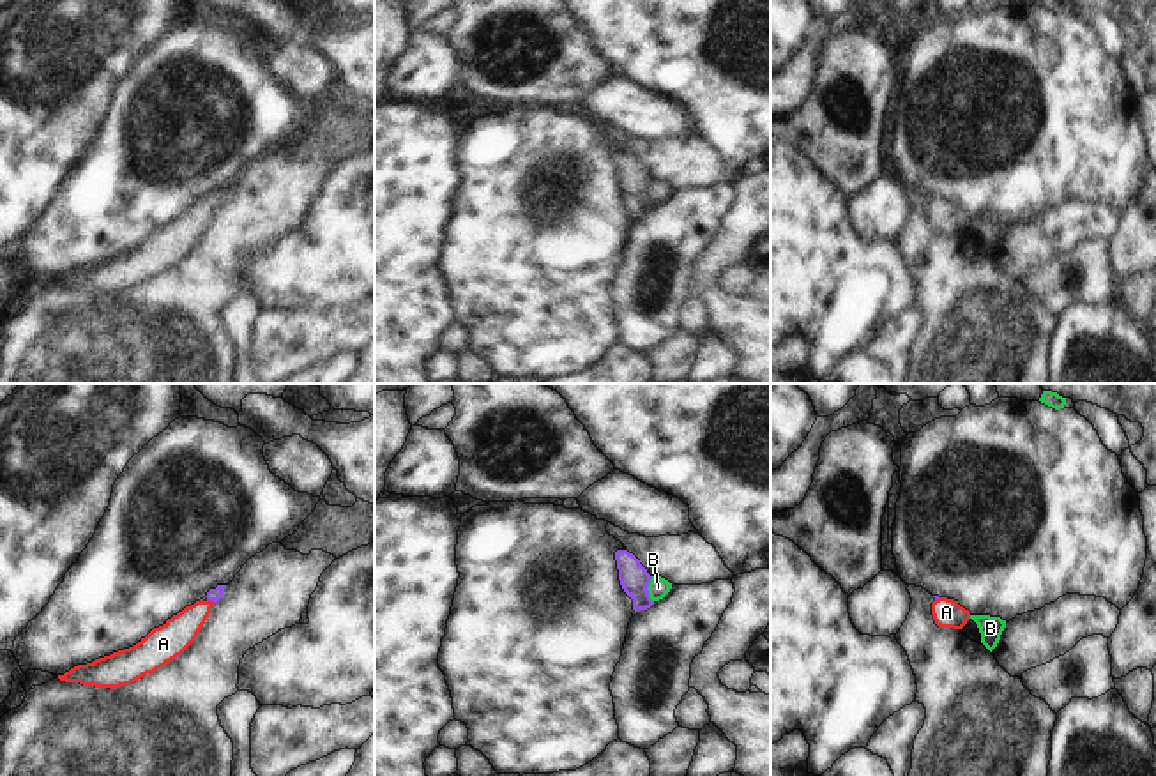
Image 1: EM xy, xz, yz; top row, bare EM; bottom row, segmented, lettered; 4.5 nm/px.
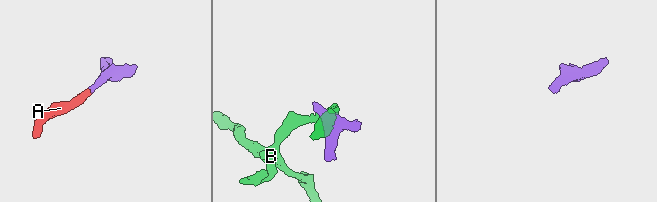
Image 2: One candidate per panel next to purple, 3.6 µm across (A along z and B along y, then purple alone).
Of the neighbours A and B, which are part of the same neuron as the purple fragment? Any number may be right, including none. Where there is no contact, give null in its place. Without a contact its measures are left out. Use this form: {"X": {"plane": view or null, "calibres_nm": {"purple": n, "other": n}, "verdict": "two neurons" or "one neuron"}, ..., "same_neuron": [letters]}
{"A": {"plane": "xy", "calibres_nm": {"purple": 60, "other": 160}, "verdict": "one neuron"}, "B": {"plane": "xz", "calibres_nm": {"purple": 130, "other": 90}, "verdict": "two neurons"}, "same_neuron": ["A"]}

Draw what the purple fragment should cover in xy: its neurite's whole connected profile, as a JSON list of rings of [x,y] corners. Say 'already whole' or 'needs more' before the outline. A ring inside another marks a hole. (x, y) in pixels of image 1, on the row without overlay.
needs more; [[[217,189],[191,210],[168,223],[163,230],[154,232],[136,249],[99,262],[87,269],[78,269],[58,279],[65,286],[80,286],[95,292],[120,292],[154,278],[177,260],[180,260],[198,240],[210,212],[221,203],[226,189]]]

